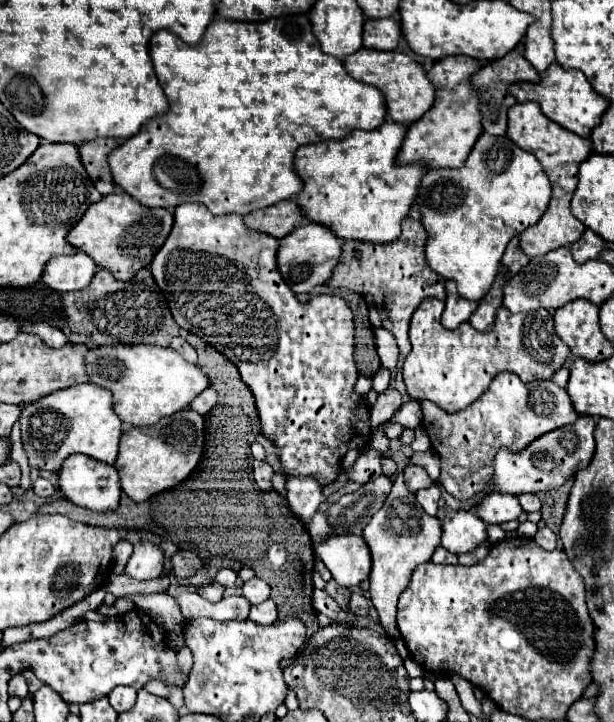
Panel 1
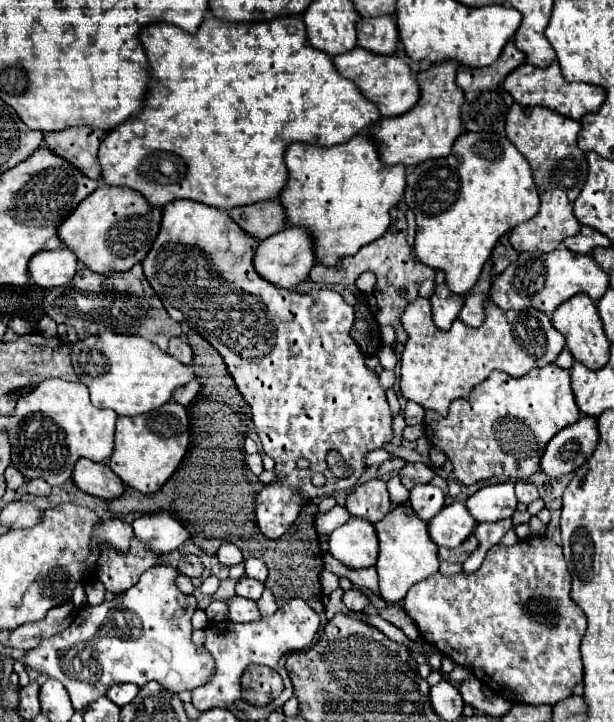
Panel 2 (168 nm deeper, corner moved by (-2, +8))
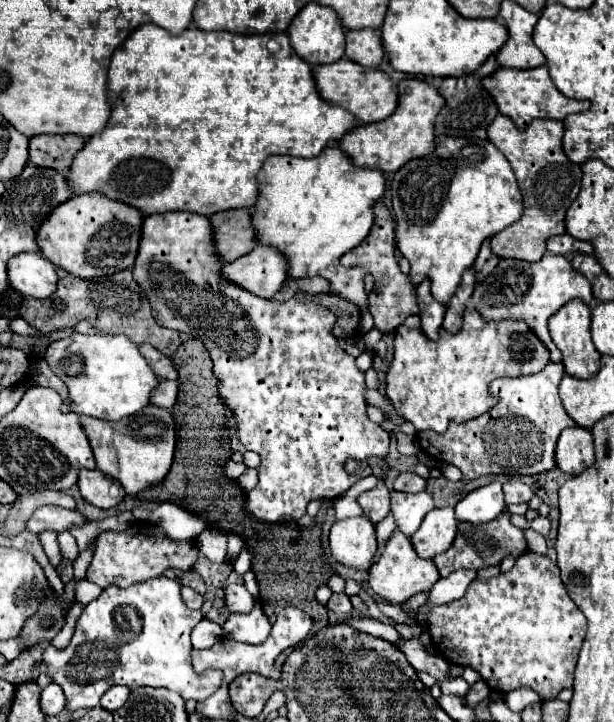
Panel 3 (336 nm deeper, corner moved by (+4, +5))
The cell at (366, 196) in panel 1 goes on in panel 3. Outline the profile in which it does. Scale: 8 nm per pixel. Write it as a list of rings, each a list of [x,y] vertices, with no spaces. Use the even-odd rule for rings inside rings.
[[[335,145],[325,147],[317,157],[269,157],[259,175],[259,199],[253,213],[257,239],[273,245],[289,257],[289,277],[323,277],[331,283],[331,293],[367,309],[363,275],[339,263],[341,255],[361,245],[369,235],[375,215],[373,203],[385,193],[385,175],[379,169],[355,169],[351,159]]]

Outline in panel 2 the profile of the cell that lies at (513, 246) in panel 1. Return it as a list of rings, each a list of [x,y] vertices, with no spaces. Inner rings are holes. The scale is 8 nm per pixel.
[[[501,236],[493,248],[493,254],[491,254],[491,260],[493,260],[493,272],[495,274],[501,274],[511,262],[517,260],[517,252],[511,248],[509,244],[509,236]]]

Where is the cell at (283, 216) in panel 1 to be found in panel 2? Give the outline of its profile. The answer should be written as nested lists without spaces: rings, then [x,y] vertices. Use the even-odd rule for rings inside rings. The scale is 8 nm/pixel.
[[[267,200],[231,208],[227,214],[239,224],[239,228],[243,228],[243,232],[247,232],[259,242],[285,228],[285,212],[279,200]]]

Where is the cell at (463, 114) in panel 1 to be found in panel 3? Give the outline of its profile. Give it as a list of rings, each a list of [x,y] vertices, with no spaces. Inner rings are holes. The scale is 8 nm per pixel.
[[[403,79],[397,87],[399,91],[399,107],[397,111],[379,123],[359,125],[339,141],[339,147],[351,157],[357,167],[381,169],[387,173],[395,173],[403,167],[405,161],[429,155],[435,151],[435,119],[443,109],[445,99],[439,89],[433,87],[427,79]]]

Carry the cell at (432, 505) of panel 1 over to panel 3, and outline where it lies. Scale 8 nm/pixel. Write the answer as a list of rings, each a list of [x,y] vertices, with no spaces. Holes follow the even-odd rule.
[[[391,491],[391,511],[395,515],[399,531],[403,531],[405,535],[413,535],[419,529],[423,517],[431,509],[435,509],[435,503],[427,491],[421,493]]]

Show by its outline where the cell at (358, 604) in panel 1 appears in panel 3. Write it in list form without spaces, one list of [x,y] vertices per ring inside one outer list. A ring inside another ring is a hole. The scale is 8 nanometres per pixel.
[[[333,593],[331,599],[329,599],[327,609],[335,611],[335,613],[349,613],[353,607],[351,607],[351,601],[349,601],[349,597],[345,593]]]

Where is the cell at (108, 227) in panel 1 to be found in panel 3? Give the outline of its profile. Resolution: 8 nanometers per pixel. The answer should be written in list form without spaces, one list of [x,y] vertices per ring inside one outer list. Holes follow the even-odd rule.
[[[75,195],[61,207],[55,207],[49,219],[37,231],[41,253],[75,277],[97,279],[129,269],[135,263],[141,241],[143,215],[127,203],[105,199],[105,195]]]

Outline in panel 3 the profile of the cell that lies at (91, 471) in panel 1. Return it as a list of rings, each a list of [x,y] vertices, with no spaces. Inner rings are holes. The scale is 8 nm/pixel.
[[[81,469],[77,485],[79,485],[81,497],[99,509],[111,509],[117,503],[121,503],[121,499],[125,497],[121,483],[117,483],[117,479],[101,473],[99,469],[93,469],[93,471]]]

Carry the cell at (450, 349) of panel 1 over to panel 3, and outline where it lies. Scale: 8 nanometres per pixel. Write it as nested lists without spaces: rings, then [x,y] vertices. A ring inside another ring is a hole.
[[[473,309],[471,315],[465,315],[461,333],[453,335],[441,329],[439,339],[431,341],[421,331],[419,315],[411,315],[395,335],[395,355],[387,373],[387,397],[397,413],[411,421],[417,431],[433,429],[443,433],[451,419],[461,423],[487,411],[487,385],[493,379],[533,375],[547,363],[547,347],[521,321],[487,321]]]

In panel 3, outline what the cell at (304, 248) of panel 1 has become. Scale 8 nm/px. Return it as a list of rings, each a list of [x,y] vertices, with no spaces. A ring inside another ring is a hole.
[[[257,245],[249,255],[227,263],[223,275],[243,289],[271,299],[289,275],[289,259],[271,245]]]

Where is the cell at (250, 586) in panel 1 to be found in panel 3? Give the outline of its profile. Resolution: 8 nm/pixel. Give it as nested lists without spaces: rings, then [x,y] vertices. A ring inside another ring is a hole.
[[[233,583],[233,585],[225,587],[225,603],[233,613],[249,613],[253,609],[255,599],[245,589],[245,585]]]

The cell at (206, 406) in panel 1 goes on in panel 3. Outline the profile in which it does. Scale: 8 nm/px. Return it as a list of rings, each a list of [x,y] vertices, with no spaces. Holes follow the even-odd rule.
[[[161,381],[159,387],[151,395],[151,403],[157,405],[157,407],[171,409],[175,405],[177,393],[179,393],[179,383],[177,381]]]

